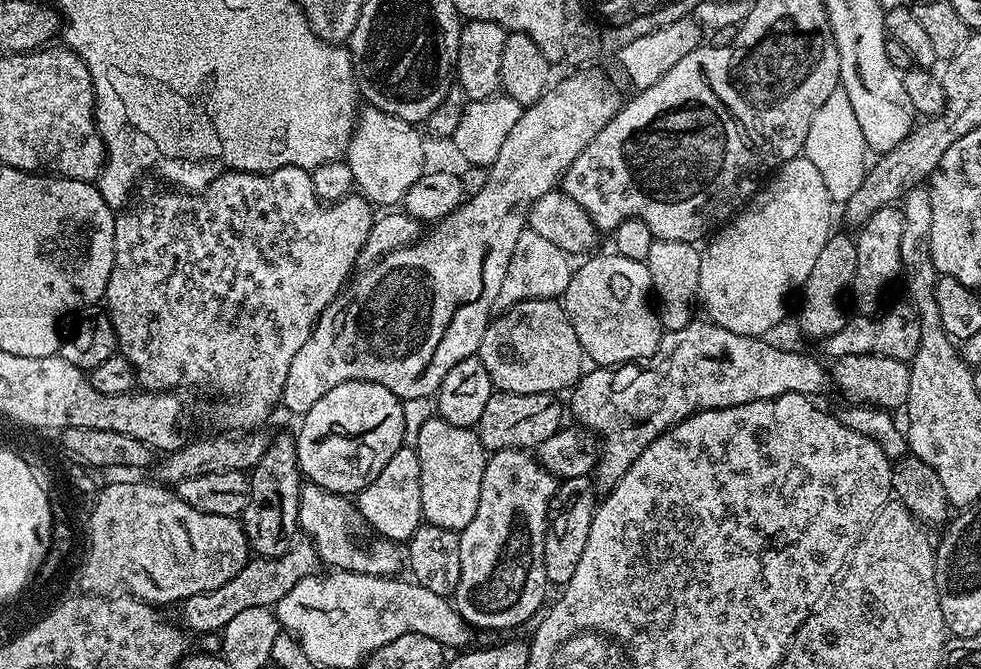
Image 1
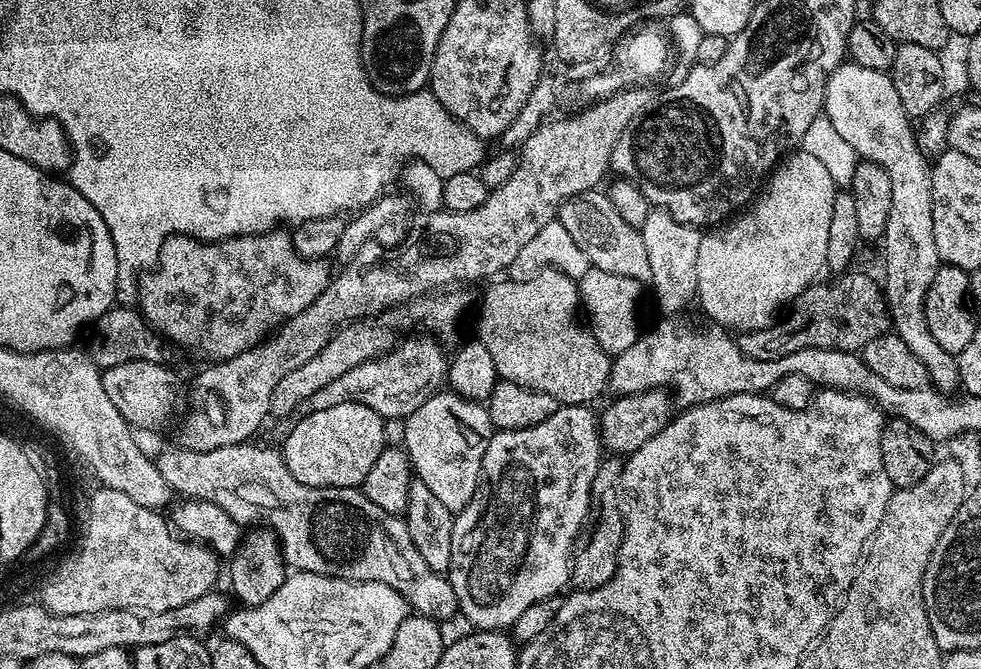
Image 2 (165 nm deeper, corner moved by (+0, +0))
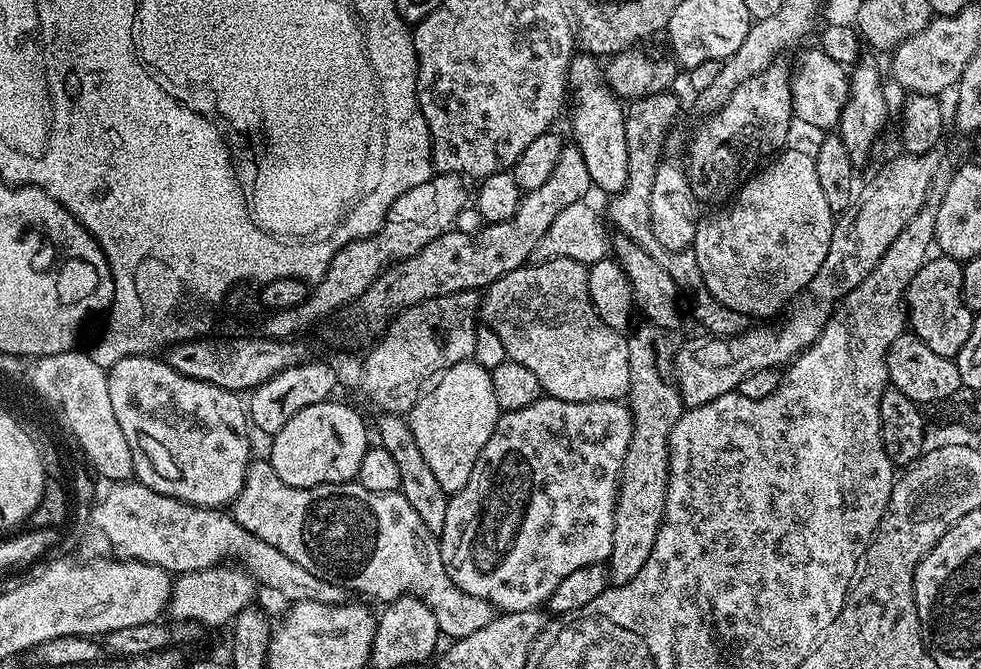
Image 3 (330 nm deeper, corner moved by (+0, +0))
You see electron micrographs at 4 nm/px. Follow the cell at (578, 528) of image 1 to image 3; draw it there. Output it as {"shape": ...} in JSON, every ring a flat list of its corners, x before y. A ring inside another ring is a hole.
{"shape":[[643,326,633,336,627,337,630,354,630,390,626,397,628,412,632,415,632,433,626,458,622,462,620,483,616,489,616,509,614,510,614,542,606,567,608,579,613,585,630,582,638,575,638,570,646,566,650,550,654,550,654,538,664,522,666,490,668,489,668,443,670,434,684,411,680,389,663,372,666,360,660,357,656,345,657,329]]}

